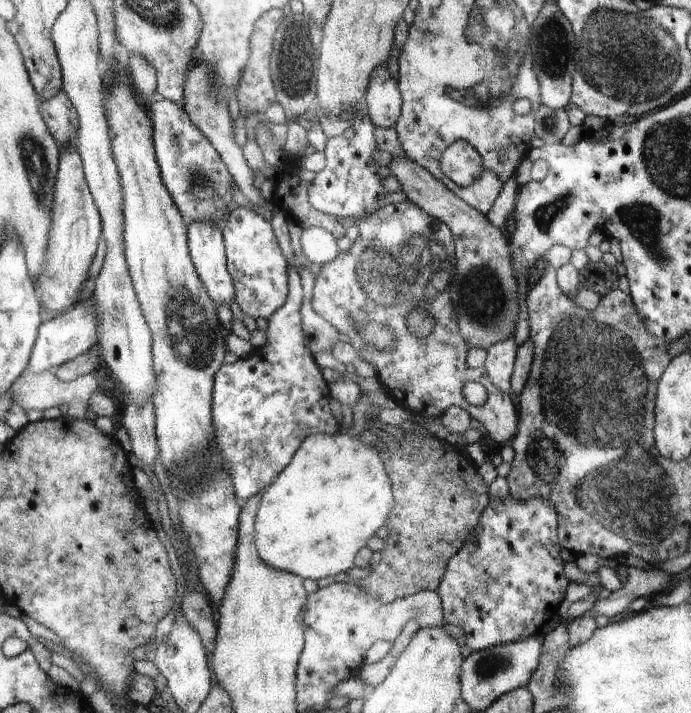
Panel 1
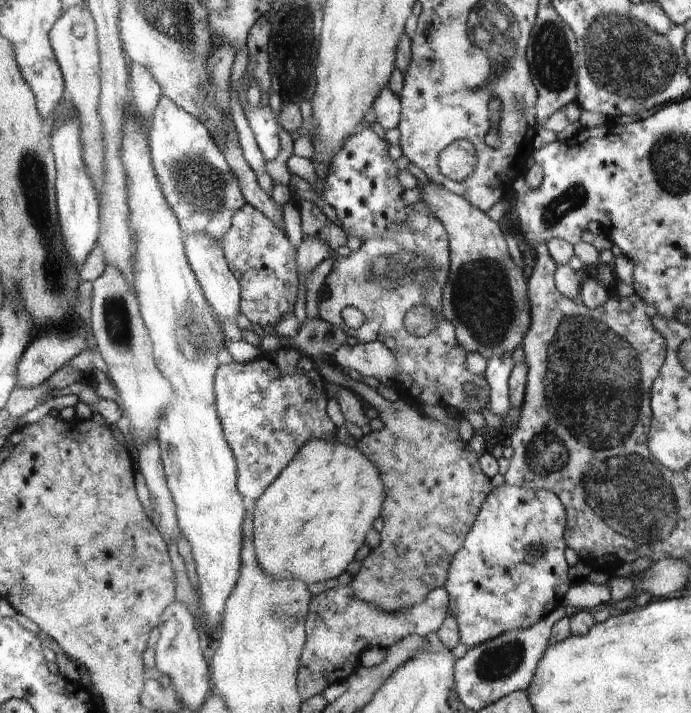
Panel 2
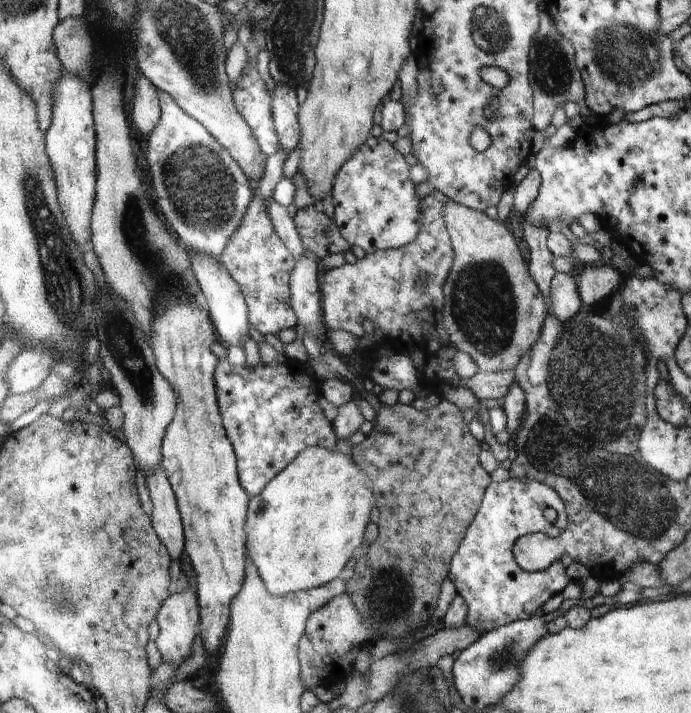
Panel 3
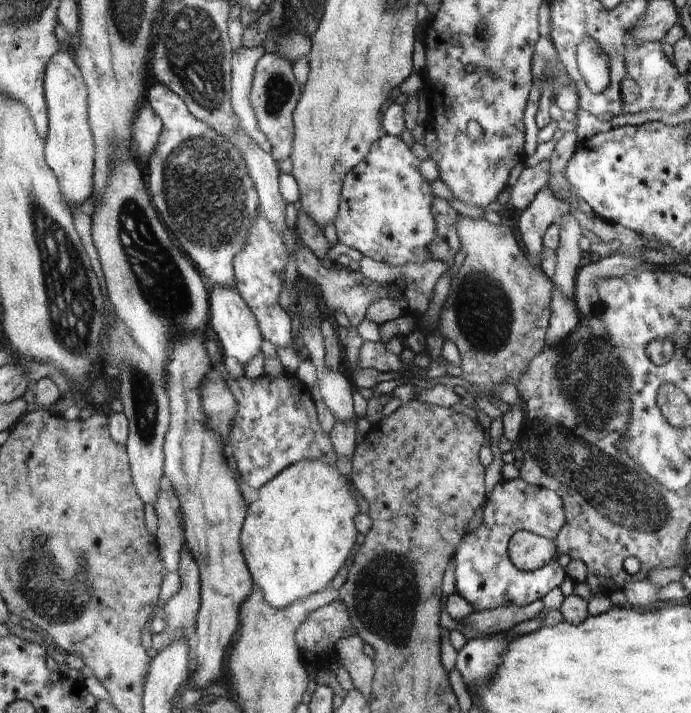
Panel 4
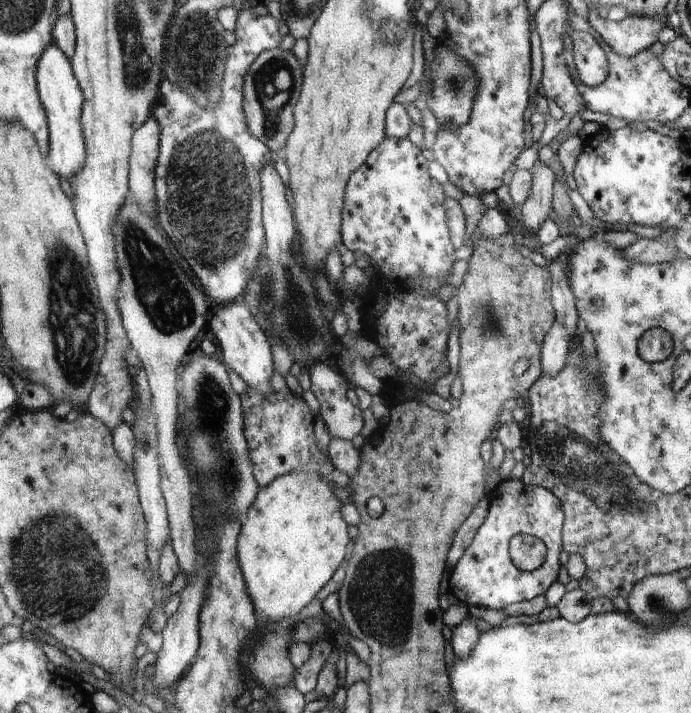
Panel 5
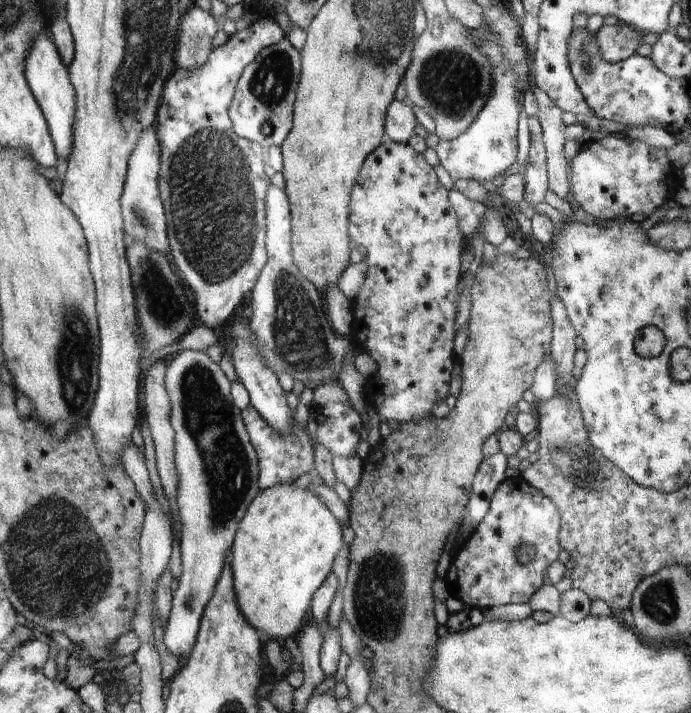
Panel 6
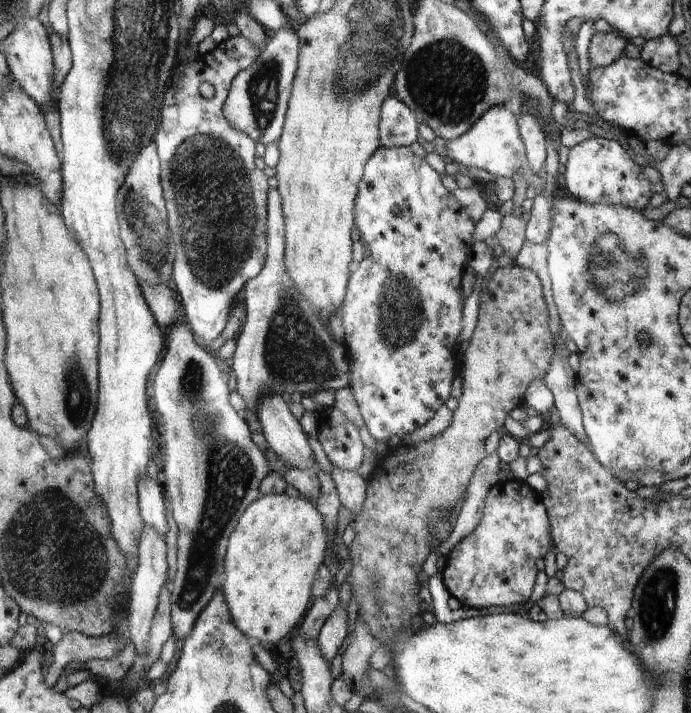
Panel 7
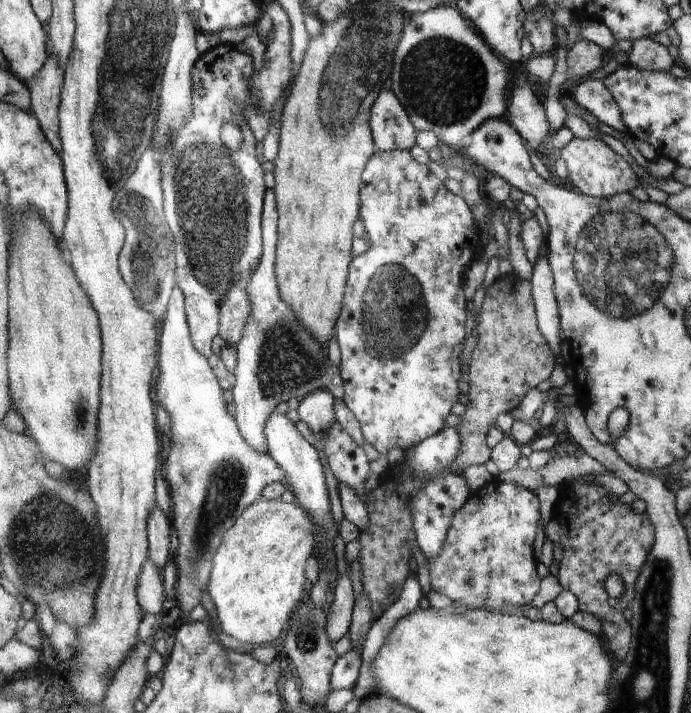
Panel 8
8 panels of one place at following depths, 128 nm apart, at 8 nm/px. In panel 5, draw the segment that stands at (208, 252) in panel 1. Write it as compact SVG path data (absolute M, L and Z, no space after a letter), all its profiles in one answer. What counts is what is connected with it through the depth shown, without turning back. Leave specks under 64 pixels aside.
M236 302L215 306L212 320L209 324L209 336L214 339L218 347L218 357L229 369L238 373L247 386L258 390L264 397L274 393L272 389L272 374L275 366L269 345L268 334L262 330L255 315L247 303Z

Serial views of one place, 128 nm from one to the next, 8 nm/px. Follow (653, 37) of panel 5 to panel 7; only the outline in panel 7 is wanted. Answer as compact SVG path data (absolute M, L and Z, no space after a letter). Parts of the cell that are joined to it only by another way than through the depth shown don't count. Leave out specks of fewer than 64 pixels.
M598 32L592 36L588 48L588 58L593 67L604 67L618 60L618 52L622 54L626 46L626 38L618 32Z

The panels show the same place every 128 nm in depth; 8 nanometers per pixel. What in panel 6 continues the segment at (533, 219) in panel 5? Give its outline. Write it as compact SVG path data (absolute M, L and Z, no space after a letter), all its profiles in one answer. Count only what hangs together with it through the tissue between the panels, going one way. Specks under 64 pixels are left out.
M537 116L528 117L529 131L531 134L529 160L523 175L525 182L524 199L536 205L545 202L544 196L549 189L547 180L547 151L542 141L542 127Z

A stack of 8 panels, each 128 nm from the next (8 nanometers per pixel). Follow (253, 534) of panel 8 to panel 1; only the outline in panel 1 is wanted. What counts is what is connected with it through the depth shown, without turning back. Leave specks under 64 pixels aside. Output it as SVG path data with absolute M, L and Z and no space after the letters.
M346 434L312 436L312 440L300 448L300 456L291 462L292 468L288 468L272 488L263 491L255 520L255 546L260 548L260 556L264 556L266 564L272 564L272 568L280 568L284 573L292 572L316 583L329 576L336 578L336 574L352 568L358 550L362 550L366 542L374 538L376 530L387 523L395 507L394 490L386 466L376 448Z

